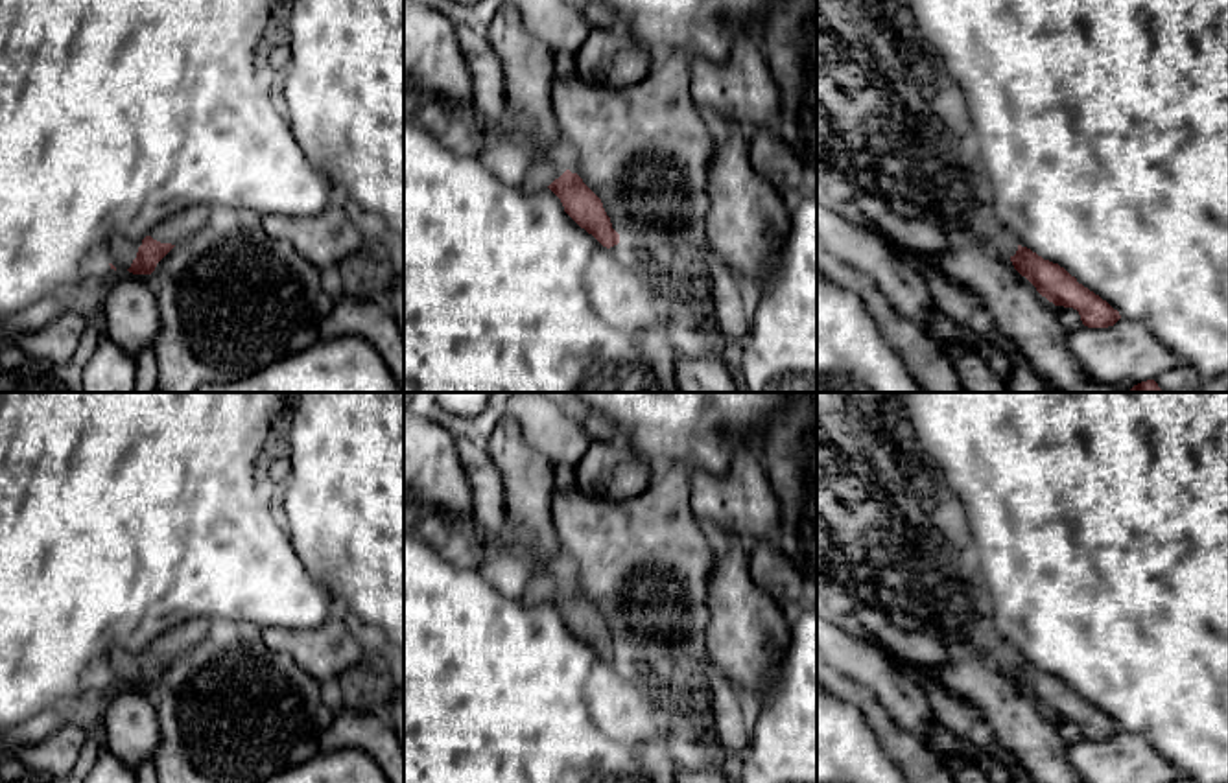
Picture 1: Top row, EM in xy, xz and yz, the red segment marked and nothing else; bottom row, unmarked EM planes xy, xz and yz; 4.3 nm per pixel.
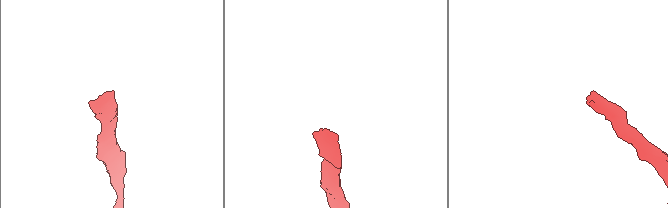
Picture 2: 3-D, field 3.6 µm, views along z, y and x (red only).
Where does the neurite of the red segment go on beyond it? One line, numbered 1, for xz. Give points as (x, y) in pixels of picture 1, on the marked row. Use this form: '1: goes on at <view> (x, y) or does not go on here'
1: goes on at xz (539, 170)

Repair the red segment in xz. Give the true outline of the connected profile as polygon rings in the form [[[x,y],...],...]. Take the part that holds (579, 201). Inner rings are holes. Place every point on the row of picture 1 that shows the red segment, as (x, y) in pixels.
[[[529,151],[518,181],[529,193],[549,188],[561,199],[564,212],[603,247],[620,243],[620,234],[612,228],[601,199],[559,155]]]

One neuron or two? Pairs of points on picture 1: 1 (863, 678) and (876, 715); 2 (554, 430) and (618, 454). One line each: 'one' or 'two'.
1: two
2: two

